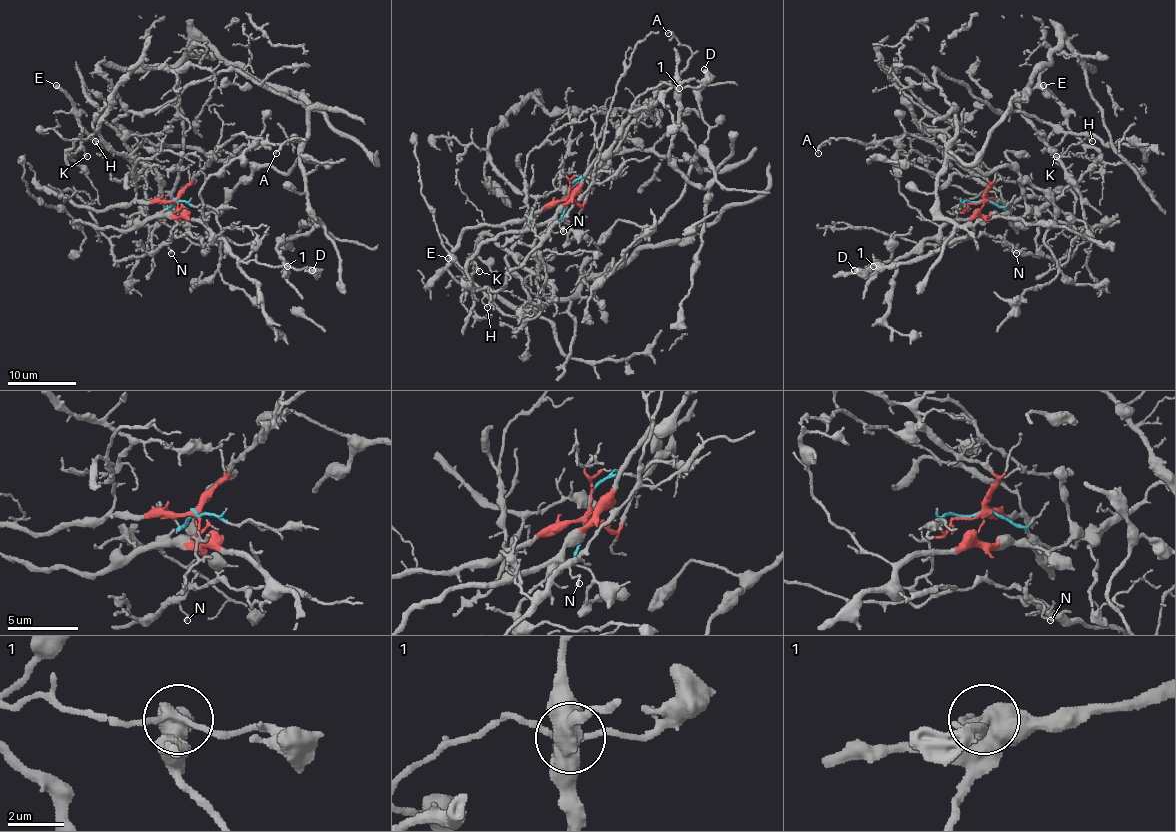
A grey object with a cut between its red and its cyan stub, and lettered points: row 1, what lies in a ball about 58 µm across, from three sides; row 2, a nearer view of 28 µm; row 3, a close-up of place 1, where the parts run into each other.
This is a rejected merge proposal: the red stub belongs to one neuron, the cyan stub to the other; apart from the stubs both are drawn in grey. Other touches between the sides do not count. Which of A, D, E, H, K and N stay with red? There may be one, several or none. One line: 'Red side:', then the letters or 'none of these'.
Red side: A, D, N

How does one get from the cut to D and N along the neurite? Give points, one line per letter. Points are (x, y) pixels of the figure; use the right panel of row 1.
D: (982, 200), (978, 212), (951, 219), (901, 257), (854, 271)
N: (982, 200), (978, 212), (951, 219), (940, 229), (940, 240), (949, 245), (982, 235), (999, 236), (1016, 254)

